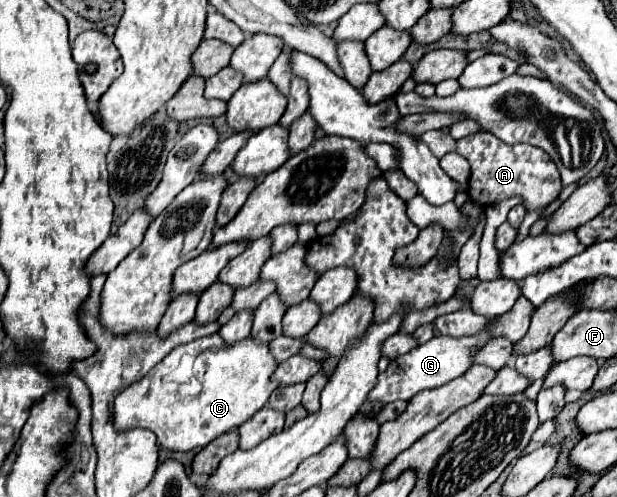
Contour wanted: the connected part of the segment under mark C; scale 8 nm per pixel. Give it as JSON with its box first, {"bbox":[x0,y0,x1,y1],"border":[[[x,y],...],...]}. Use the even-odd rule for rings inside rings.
{"bbox":[115,333,277,451],"border":[[[213,333],[201,339],[195,339],[191,343],[183,343],[177,345],[161,363],[157,363],[141,381],[129,385],[117,399],[115,399],[115,429],[117,431],[129,431],[135,427],[145,427],[151,429],[157,437],[159,437],[159,445],[169,449],[169,451],[191,451],[195,447],[205,447],[209,441],[213,441],[215,437],[219,437],[221,433],[229,431],[231,427],[239,427],[243,421],[251,419],[269,399],[269,395],[273,393],[273,389],[277,387],[275,381],[271,381],[271,373],[275,371],[277,363],[269,353],[269,347],[247,337],[231,347],[223,347],[223,339]],[[191,353],[195,355],[195,373],[199,373],[199,381],[203,383],[203,391],[195,397],[187,397],[187,399],[177,399],[173,393],[173,383],[163,385],[161,379],[165,373],[171,373],[171,369],[175,369],[179,365],[181,355]]]}

